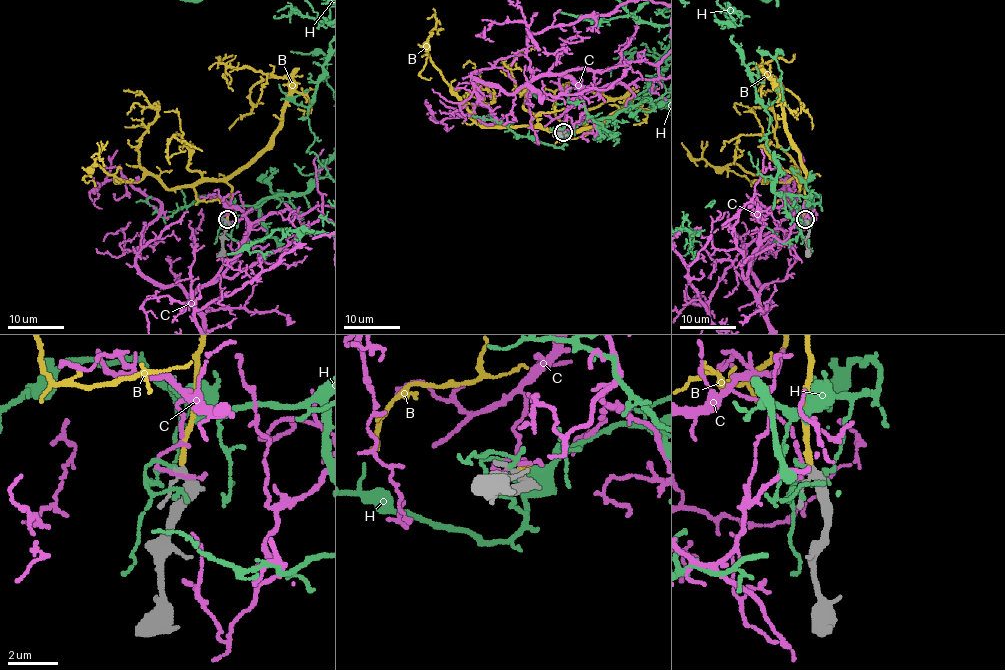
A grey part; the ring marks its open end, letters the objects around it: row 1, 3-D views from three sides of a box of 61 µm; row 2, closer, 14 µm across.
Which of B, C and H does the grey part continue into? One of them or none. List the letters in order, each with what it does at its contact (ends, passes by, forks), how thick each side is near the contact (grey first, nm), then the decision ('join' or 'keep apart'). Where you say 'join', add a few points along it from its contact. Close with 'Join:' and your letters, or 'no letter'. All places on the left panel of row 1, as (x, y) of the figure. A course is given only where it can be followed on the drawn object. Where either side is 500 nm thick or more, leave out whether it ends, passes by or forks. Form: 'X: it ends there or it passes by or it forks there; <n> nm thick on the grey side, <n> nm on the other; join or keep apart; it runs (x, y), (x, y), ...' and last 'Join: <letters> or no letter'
B: it ends there; 280 nm thick on the grey side, 200 nm on the other; join; it runs (226, 219), (232, 190), (226, 181), (268, 143), (289, 82), (219, 62), (232, 55)
C: it passes by; 260 nm thick on the grey side, 130 nm on the other; keep apart
H: it ends there; 240 nm thick on the grey side, 130 nm on the other; keep apart
Join: B

